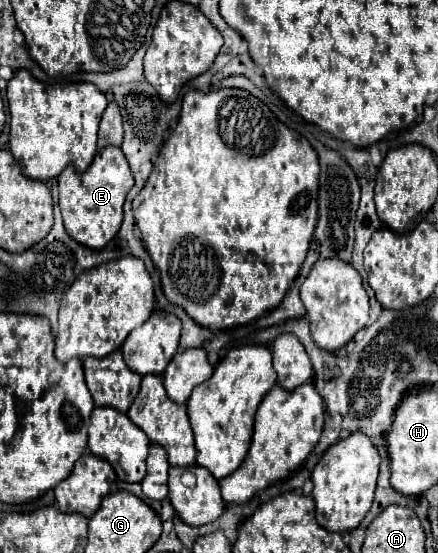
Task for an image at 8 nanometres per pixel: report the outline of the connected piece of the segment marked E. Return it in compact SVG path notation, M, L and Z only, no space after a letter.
M105 147L97 151L93 163L85 173L75 173L67 167L59 175L59 207L63 213L63 223L67 233L85 247L101 249L105 247L119 231L123 221L123 203L133 187L133 173L125 155L119 147Z

